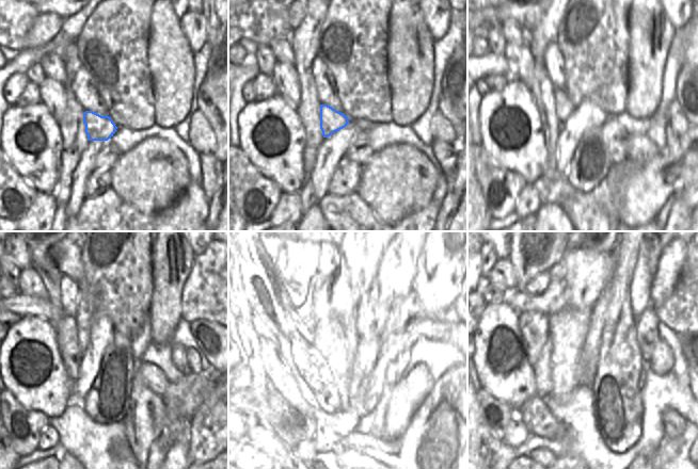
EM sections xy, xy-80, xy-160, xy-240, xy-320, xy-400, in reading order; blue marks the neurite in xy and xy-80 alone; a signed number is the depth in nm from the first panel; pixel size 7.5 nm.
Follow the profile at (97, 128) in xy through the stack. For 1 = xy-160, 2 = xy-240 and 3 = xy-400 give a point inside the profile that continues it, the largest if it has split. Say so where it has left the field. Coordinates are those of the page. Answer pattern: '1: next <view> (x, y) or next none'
1: next xy-160 (564, 108)
2: next xy-240 (65, 327)
3: next xy-400 (534, 325)

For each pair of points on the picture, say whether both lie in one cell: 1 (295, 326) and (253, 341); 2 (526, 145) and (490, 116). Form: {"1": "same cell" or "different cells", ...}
{"1": "different cells", "2": "same cell"}

